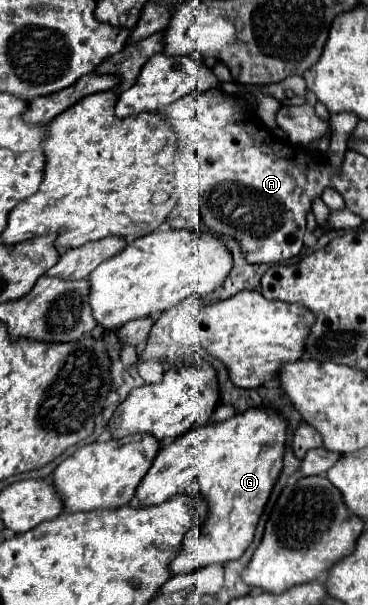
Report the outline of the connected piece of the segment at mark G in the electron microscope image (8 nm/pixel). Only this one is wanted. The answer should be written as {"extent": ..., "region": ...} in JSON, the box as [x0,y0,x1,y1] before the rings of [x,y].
{"extent":[134,409,286,575],"region":[[[248,409],[240,415],[230,417],[224,423],[206,423],[202,427],[190,429],[182,437],[174,439],[168,447],[162,447],[140,481],[134,499],[140,507],[160,505],[172,497],[180,495],[200,495],[206,501],[206,519],[200,527],[194,527],[192,533],[186,535],[184,547],[180,555],[170,563],[172,575],[192,573],[200,567],[208,565],[224,565],[228,561],[236,561],[242,557],[246,547],[254,539],[256,523],[262,515],[262,509],[270,497],[270,491],[282,471],[282,455],[284,455],[284,441],[286,441],[286,421],[276,411],[268,409]]]}

